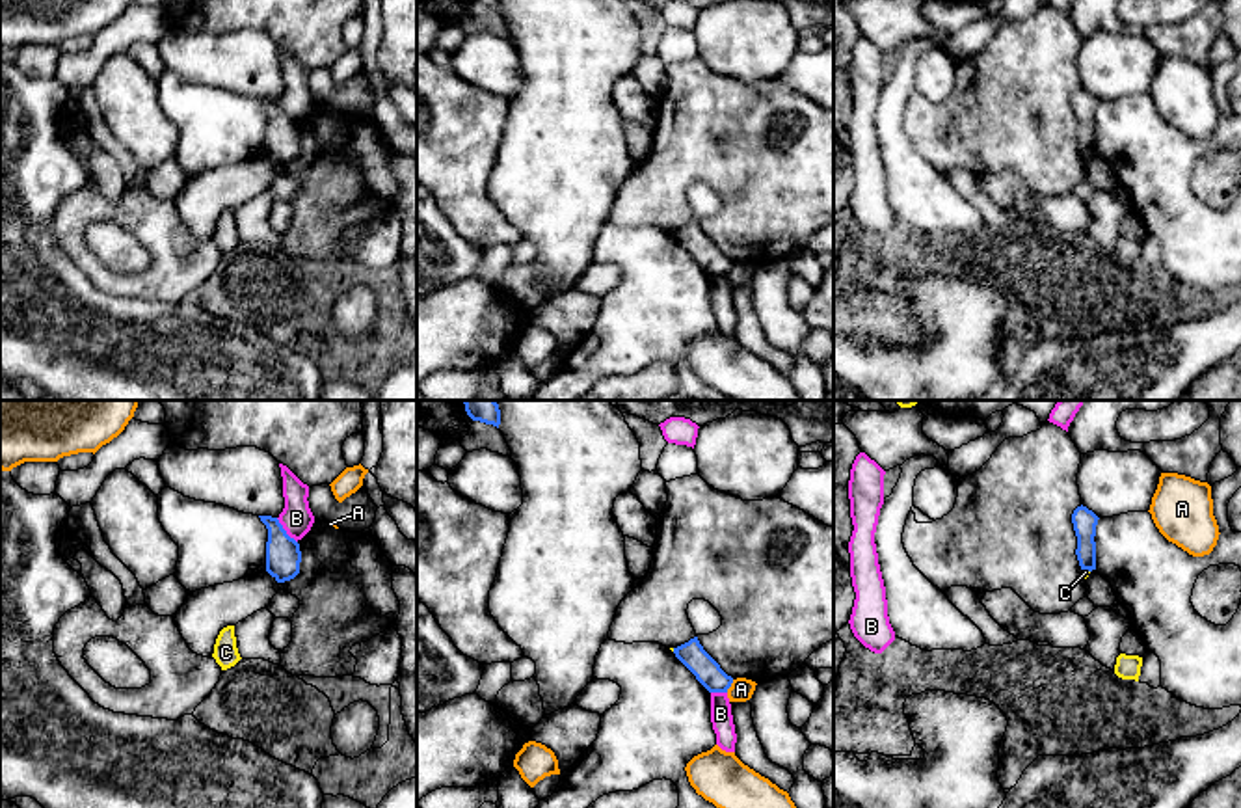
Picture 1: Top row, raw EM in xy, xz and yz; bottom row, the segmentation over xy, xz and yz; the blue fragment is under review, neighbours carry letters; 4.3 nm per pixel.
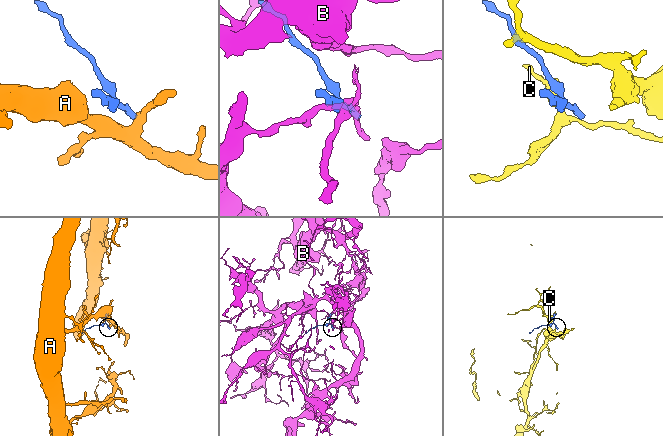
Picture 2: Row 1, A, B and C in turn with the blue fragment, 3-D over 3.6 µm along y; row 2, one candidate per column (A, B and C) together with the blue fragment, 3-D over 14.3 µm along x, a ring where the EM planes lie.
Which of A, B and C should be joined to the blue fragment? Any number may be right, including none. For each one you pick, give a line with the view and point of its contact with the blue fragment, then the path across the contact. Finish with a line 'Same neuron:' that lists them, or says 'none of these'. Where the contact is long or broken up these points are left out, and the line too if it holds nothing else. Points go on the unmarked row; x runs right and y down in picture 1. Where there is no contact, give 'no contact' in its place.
Same neuron: none of these

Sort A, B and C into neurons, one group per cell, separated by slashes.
A / B / C

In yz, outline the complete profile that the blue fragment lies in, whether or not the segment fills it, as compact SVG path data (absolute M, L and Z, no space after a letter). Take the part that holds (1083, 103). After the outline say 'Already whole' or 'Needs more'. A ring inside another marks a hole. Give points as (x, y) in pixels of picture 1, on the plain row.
M1077 89L1072 97L1072 106L1074 106L1074 114L1077 119L1077 143L1081 153L1096 153L1096 108L1098 108L1098 99L1088 93L1087 89Z. Already whole

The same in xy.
M259 99L268 112L266 125L266 155L285 166L300 156L301 134L300 127L287 117L277 101Z. Already whole

